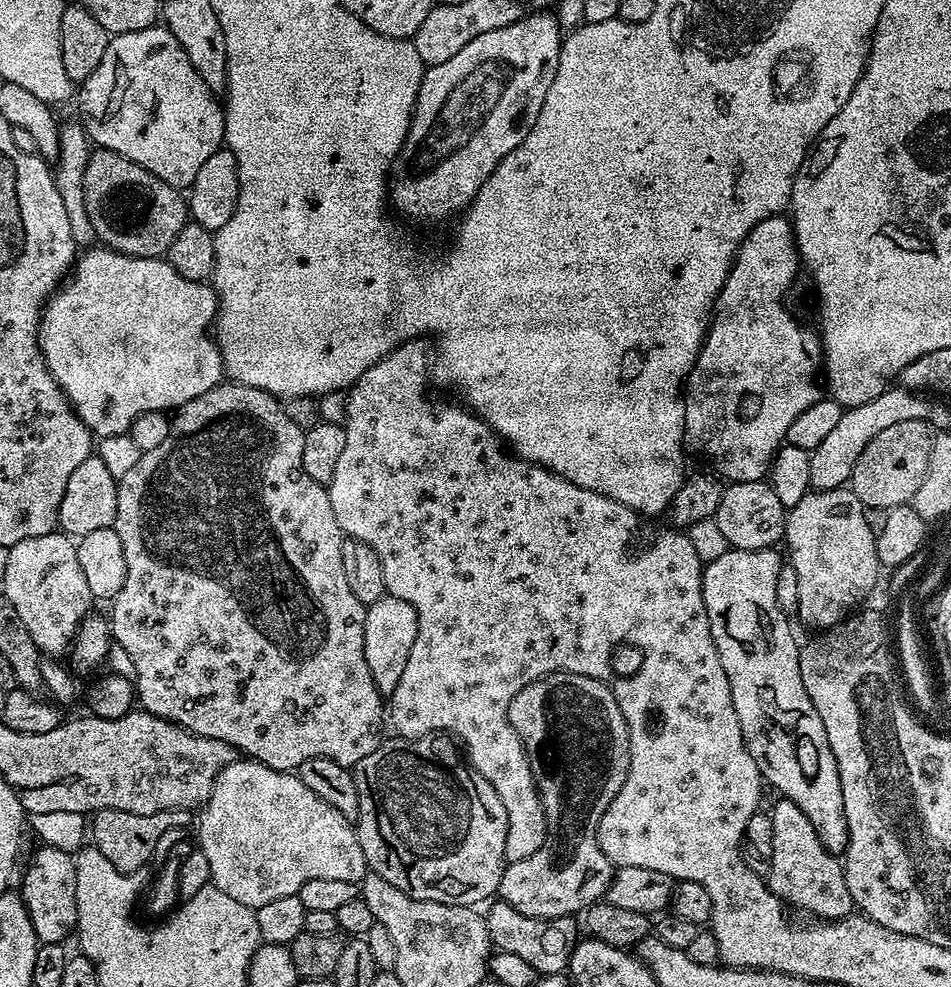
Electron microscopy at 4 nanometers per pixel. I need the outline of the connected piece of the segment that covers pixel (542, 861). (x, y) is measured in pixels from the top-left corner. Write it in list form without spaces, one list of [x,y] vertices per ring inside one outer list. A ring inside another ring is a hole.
[[[552,672],[521,690],[508,707],[508,721],[524,743],[524,754],[540,795],[548,831],[544,845],[534,850],[530,858],[513,860],[505,867],[498,889],[499,899],[514,906],[518,914],[543,920],[583,913],[591,904],[601,903],[607,897],[614,865],[600,849],[598,808],[588,800],[572,800],[568,804],[568,792],[596,792],[600,780],[622,782],[628,777],[632,742],[626,718],[622,718],[622,706],[618,706],[611,687],[603,680],[573,672]]]

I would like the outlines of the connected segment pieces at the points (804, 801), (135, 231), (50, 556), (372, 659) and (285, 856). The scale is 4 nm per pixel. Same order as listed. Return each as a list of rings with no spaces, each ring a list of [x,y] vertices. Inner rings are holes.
[[[775,547],[763,548],[762,550],[738,550],[734,548],[726,554],[722,554],[722,558],[707,561],[704,564],[704,577],[702,578],[702,598],[706,602],[710,634],[714,638],[718,658],[726,670],[726,678],[730,678],[730,694],[734,698],[734,710],[738,710],[738,722],[742,726],[742,738],[750,750],[750,758],[754,758],[761,777],[767,783],[769,780],[780,791],[779,795],[783,799],[794,802],[794,806],[798,806],[798,810],[802,810],[802,814],[806,814],[806,818],[810,818],[810,826],[814,826],[822,846],[826,846],[828,851],[833,854],[840,854],[848,847],[848,827],[846,826],[846,810],[842,806],[842,782],[838,778],[838,762],[834,758],[834,750],[830,750],[830,742],[826,738],[826,726],[822,726],[822,718],[818,718],[818,710],[814,710],[814,702],[810,702],[810,694],[806,694],[806,690],[802,686],[801,645],[796,644],[796,636],[792,633],[791,626],[788,625],[789,617],[776,601],[778,570],[782,563],[782,556],[780,557],[776,551]]]
[[[95,149],[87,162],[85,178],[83,178],[86,210],[90,224],[94,228],[97,241],[106,248],[125,256],[154,257],[159,259],[167,255],[168,248],[174,238],[188,223],[189,205],[183,193],[168,183],[163,182],[157,175],[152,174],[136,162],[130,162],[124,155],[108,149]]]
[[[60,530],[42,534],[38,538],[26,538],[8,550],[6,578],[2,582],[2,591],[14,604],[14,609],[18,610],[19,617],[26,624],[26,629],[30,630],[30,635],[41,653],[53,658],[63,657],[63,652],[65,655],[71,649],[80,625],[94,607],[90,586],[86,586],[82,566],[78,566],[73,537]]]
[[[386,594],[378,598],[378,602],[367,605],[364,614],[364,653],[370,666],[370,676],[374,678],[381,696],[391,697],[400,683],[406,671],[406,661],[410,659],[414,638],[418,638],[418,614],[413,604]]]
[[[238,758],[235,763],[228,764],[220,772],[207,804],[199,813],[198,824],[199,820],[200,844],[198,844],[198,850],[202,854],[206,854],[206,862],[210,866],[211,883],[215,884],[218,890],[230,894],[230,898],[235,898],[253,910],[266,906],[266,902],[274,902],[277,898],[297,895],[302,890],[302,886],[306,886],[306,882],[311,882],[314,878],[330,878],[359,885],[370,872],[366,862],[366,854],[362,854],[362,846],[358,842],[355,823],[347,820],[342,814],[342,810],[334,810],[334,806],[330,806],[330,802],[322,802],[322,798],[318,798],[318,794],[314,794],[314,790],[310,790],[310,786],[306,786],[306,782],[302,782],[299,775],[292,772],[279,772],[270,766],[259,764],[251,758]]]

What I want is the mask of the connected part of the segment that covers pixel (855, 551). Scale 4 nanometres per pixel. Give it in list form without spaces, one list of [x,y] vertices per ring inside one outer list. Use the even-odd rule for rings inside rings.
[[[851,487],[822,490],[809,490],[793,508],[787,509],[784,521],[783,543],[788,544],[788,556],[792,568],[798,574],[798,606],[796,612],[812,630],[826,630],[832,620],[840,617],[840,612],[848,609],[848,604],[860,600],[864,593],[877,591],[876,579],[882,573],[882,565],[876,549],[876,536],[870,534],[866,526],[864,503],[853,494]]]

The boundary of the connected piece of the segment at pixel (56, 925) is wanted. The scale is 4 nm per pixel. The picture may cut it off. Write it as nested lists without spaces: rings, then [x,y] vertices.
[[[40,846],[36,852],[36,865],[28,876],[26,903],[34,934],[41,944],[64,944],[67,936],[76,930],[78,902],[76,901],[76,862],[73,853],[57,848]]]

